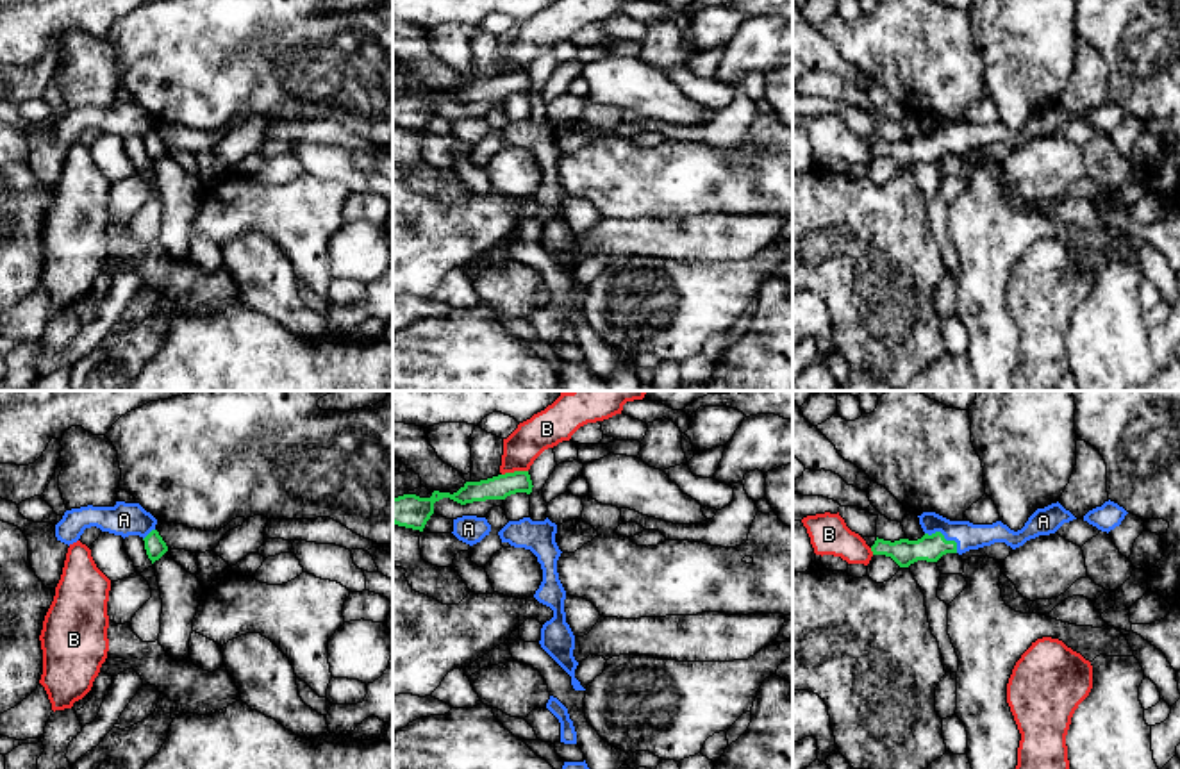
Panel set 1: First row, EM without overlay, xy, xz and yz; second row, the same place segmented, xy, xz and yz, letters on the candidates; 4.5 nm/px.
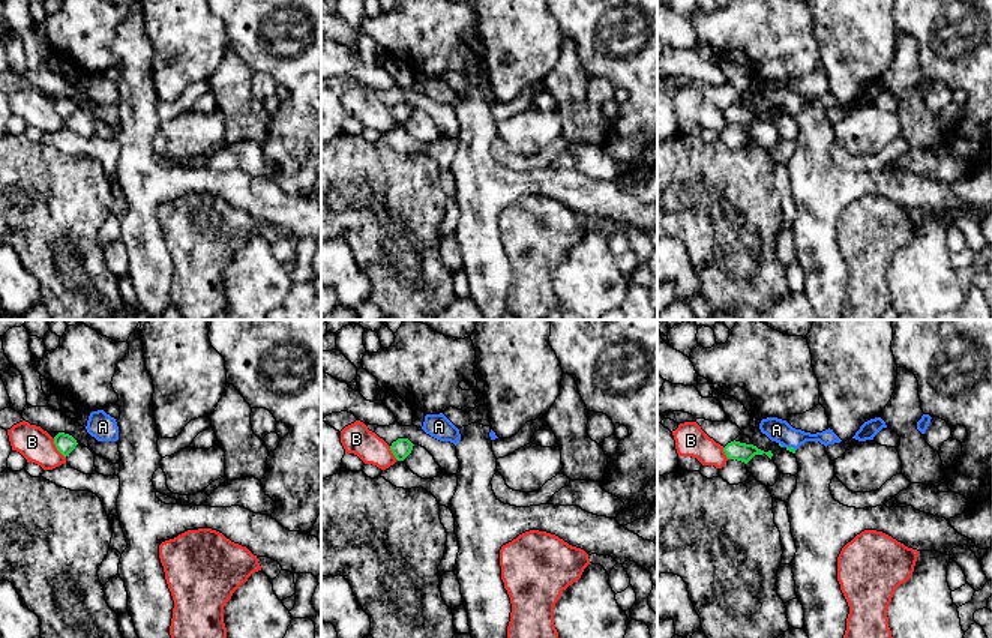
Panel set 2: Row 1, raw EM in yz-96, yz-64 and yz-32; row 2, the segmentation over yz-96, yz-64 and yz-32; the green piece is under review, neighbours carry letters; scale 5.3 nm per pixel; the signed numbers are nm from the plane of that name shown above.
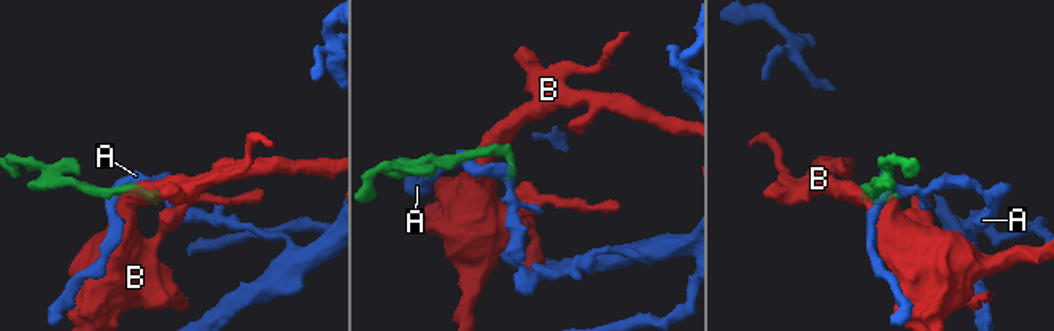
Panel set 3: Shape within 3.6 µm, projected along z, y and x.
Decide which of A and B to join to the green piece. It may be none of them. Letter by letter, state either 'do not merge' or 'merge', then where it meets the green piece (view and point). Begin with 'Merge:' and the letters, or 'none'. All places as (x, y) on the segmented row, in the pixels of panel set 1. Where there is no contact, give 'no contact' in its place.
Merge: A
A: merge; meets green in yz at (943, 537)
B: do not merge; meets green in xz at (515, 471)

